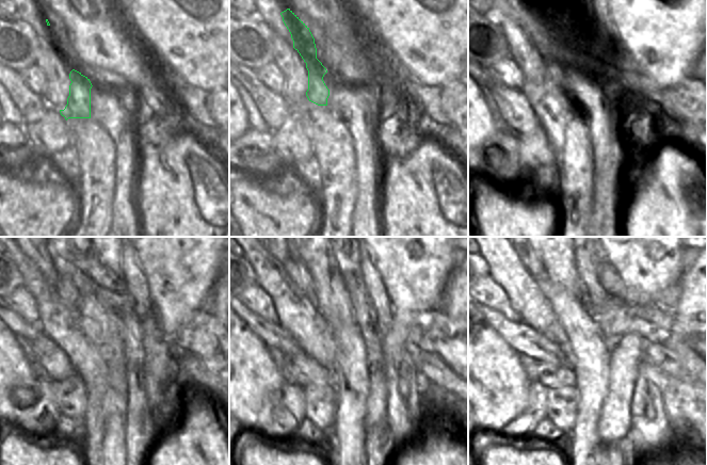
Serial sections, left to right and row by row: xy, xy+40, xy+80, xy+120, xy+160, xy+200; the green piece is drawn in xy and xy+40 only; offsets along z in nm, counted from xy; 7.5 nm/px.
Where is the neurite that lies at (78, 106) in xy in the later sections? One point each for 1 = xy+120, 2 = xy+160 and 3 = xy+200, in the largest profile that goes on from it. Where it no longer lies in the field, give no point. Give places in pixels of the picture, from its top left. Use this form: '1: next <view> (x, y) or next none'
1: next xy+120 (61, 288)
2: next xy+160 (300, 281)
3: next xy+200 (530, 260)

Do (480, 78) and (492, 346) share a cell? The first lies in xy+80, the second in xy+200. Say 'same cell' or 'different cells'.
different cells

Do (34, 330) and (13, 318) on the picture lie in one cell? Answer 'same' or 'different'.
same

